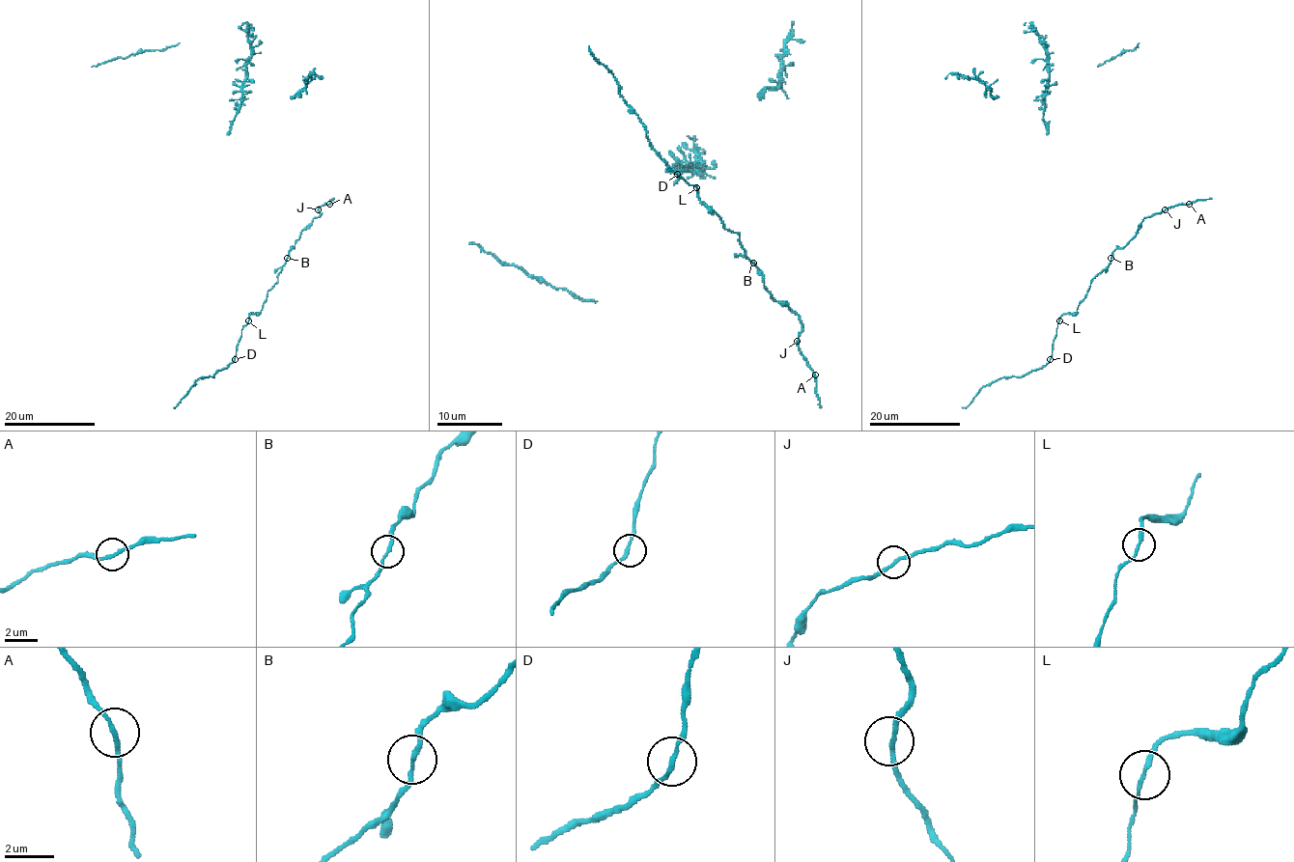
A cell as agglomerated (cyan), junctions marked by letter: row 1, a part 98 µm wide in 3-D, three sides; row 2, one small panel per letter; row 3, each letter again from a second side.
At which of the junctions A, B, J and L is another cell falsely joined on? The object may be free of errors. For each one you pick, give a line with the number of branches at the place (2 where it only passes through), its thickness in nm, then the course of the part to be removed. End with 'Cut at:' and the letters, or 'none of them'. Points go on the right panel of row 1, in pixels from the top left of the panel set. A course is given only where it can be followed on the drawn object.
Cut at: none of them

